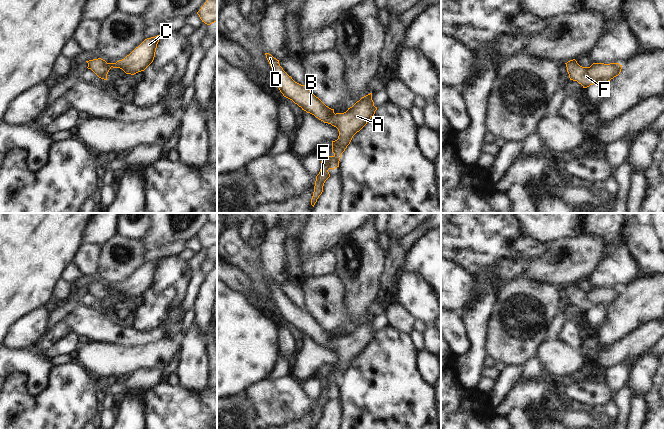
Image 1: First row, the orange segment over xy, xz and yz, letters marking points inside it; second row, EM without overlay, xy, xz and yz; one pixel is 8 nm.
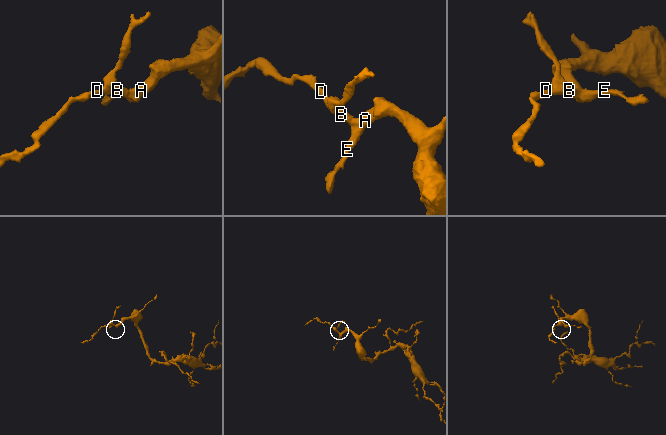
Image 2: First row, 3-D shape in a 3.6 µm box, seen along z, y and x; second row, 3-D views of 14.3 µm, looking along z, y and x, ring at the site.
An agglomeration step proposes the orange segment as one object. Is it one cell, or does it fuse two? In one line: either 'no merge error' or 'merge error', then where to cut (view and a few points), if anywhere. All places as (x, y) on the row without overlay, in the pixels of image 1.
no merge error; no cut

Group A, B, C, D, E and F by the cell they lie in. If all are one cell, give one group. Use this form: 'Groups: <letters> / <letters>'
Groups: A B C D E F.

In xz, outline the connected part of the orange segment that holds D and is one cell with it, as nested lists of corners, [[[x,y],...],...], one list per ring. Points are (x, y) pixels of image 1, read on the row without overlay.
[[[265,277],[265,279],[272,292],[275,306],[283,320],[292,324],[302,334],[314,339],[324,347],[331,348],[339,355],[338,363],[332,365],[332,376],[334,379],[328,380],[321,385],[321,393],[316,400],[311,423],[311,429],[315,429],[323,416],[325,405],[330,401],[328,394],[339,391],[342,377],[350,368],[353,360],[374,340],[377,331],[374,330],[372,317],[370,317],[348,332],[346,336],[335,338],[334,333],[326,330],[306,309],[295,306],[280,290],[279,284],[269,277]]]

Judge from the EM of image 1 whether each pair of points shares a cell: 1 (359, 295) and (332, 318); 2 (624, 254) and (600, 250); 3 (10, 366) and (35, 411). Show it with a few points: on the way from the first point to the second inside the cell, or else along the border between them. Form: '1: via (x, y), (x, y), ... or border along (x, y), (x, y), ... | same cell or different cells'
1: border along (342, 284), (347, 317), (340, 326) | different cells
2: border along (626, 246), (613, 248), (595, 270) | different cells
3: border along (15, 372), (26, 374), (28, 392) | different cells

